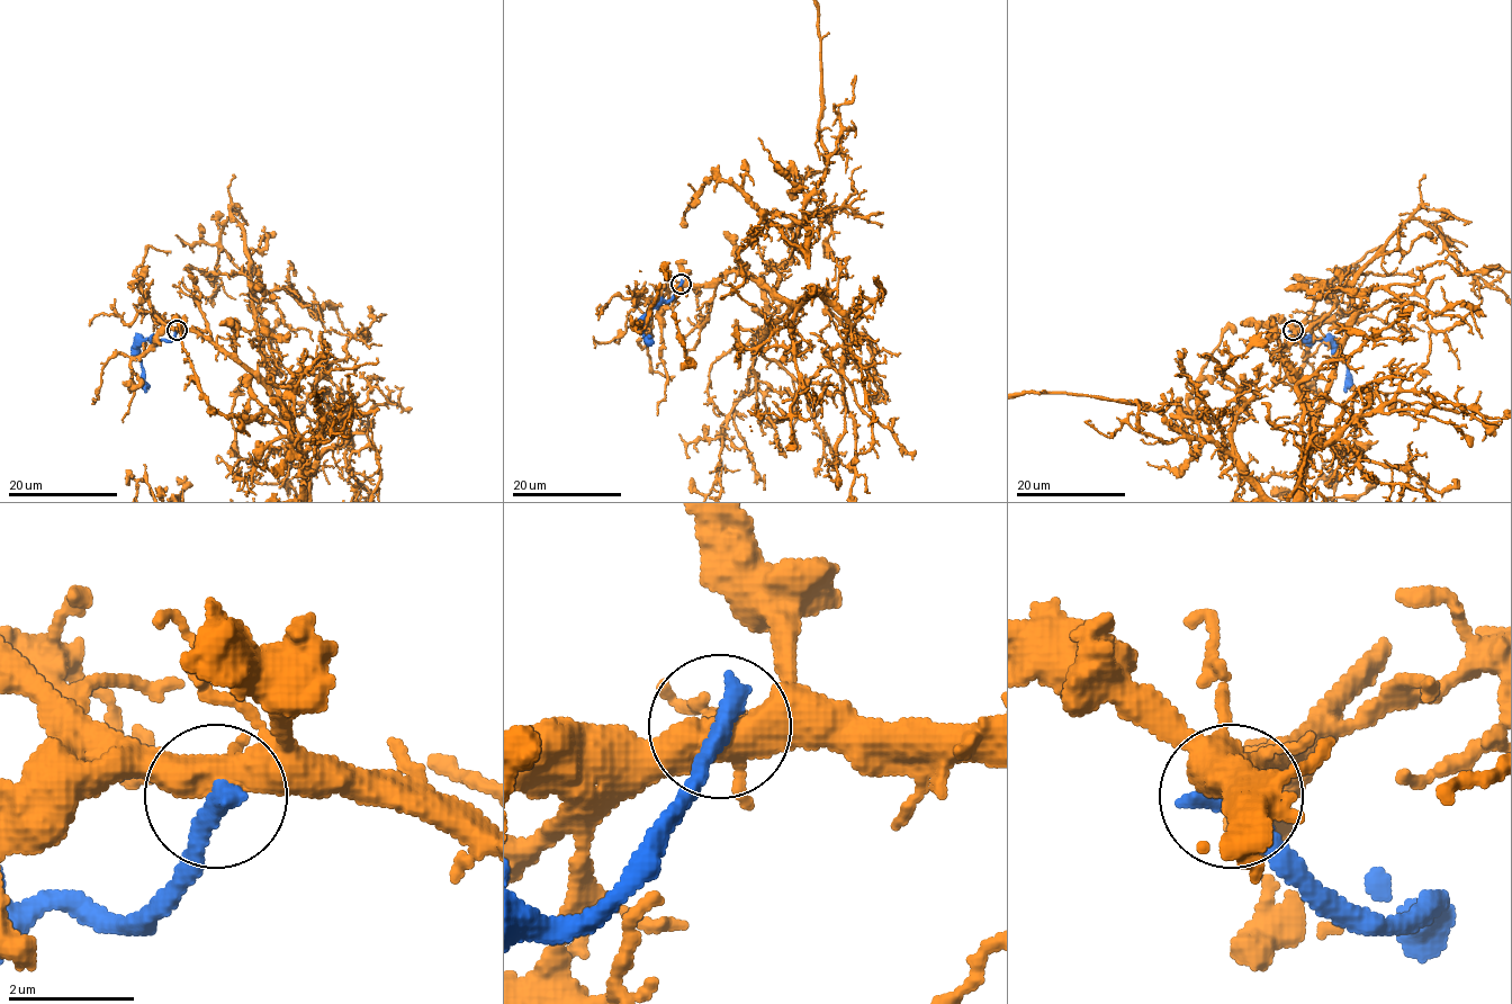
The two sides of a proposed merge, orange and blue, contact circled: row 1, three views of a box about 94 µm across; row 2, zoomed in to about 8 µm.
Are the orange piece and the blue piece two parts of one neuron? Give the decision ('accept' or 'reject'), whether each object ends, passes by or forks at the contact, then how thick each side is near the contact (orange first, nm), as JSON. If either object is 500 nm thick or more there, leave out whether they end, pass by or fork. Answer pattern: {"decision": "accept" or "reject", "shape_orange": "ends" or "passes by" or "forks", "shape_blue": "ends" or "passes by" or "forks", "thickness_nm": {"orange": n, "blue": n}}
{"decision": "reject", "shape_orange": "forks", "shape_blue": "ends", "thickness_nm": {"orange": 460, "blue": 440}}

